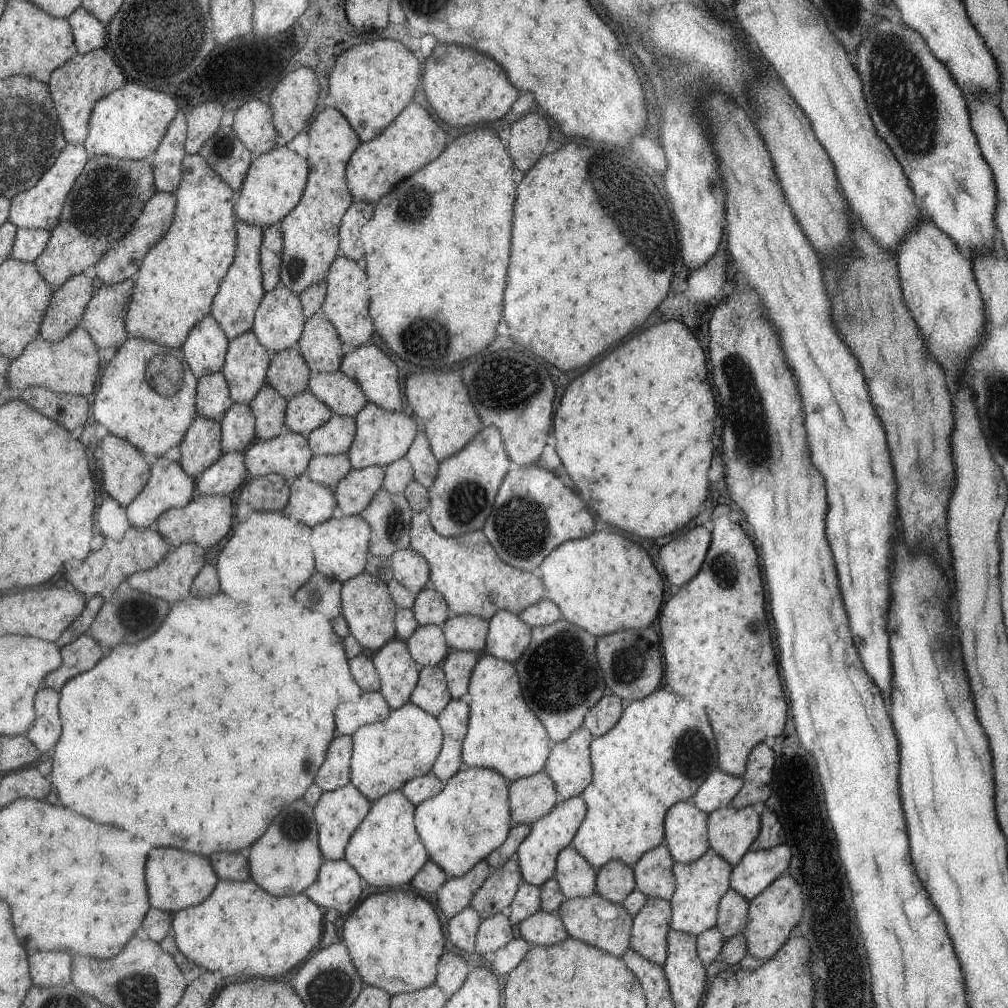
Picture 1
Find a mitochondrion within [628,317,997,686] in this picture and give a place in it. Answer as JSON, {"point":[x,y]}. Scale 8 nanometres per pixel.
{"point":[744,408]}

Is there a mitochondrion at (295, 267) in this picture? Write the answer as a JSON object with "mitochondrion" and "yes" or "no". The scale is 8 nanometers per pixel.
{"mitochondrion":"yes"}

